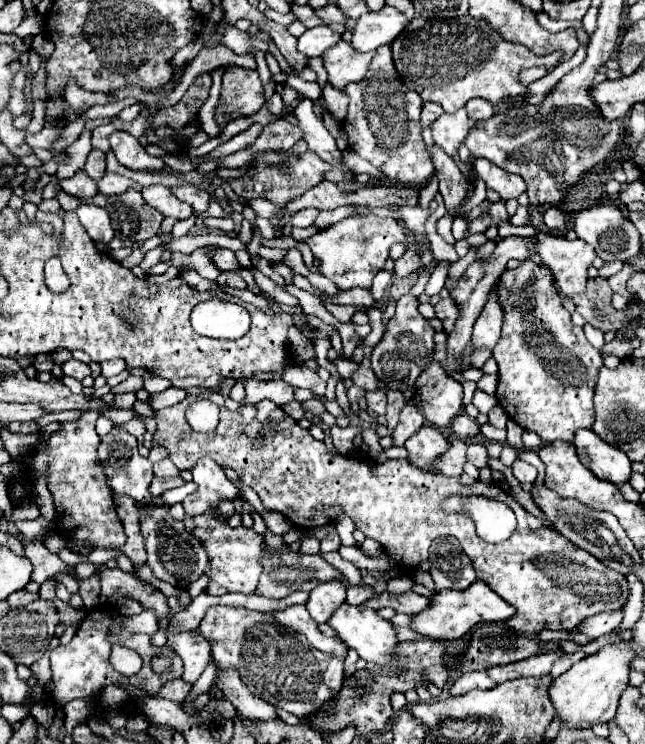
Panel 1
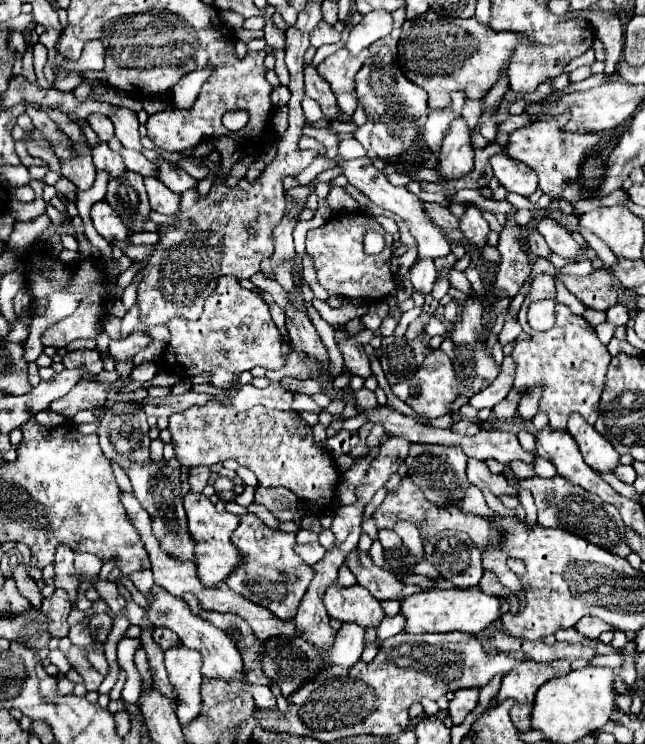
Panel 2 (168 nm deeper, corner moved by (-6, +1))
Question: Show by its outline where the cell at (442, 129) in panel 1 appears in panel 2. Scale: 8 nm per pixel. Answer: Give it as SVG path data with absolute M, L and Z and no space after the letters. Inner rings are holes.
M457 117L441 145L441 157L439 157L439 167L445 179L457 179L467 175L473 169L473 147L471 147L471 135L467 121L463 117Z

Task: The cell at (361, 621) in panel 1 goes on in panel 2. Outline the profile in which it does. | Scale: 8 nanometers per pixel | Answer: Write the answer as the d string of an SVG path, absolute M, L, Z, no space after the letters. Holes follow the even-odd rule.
M333 583L327 587L323 603L331 619L339 619L341 623L359 623L363 629L377 629L381 619L385 619L381 603L361 585L341 587Z

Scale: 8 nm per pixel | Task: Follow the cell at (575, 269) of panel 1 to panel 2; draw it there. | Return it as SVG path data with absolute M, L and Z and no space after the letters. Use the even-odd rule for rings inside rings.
M549 217L539 219L537 231L543 235L543 239L545 239L547 247L551 249L551 253L557 253L563 259L575 261L585 251L585 247L579 245L563 225L559 225L557 221L553 221Z

